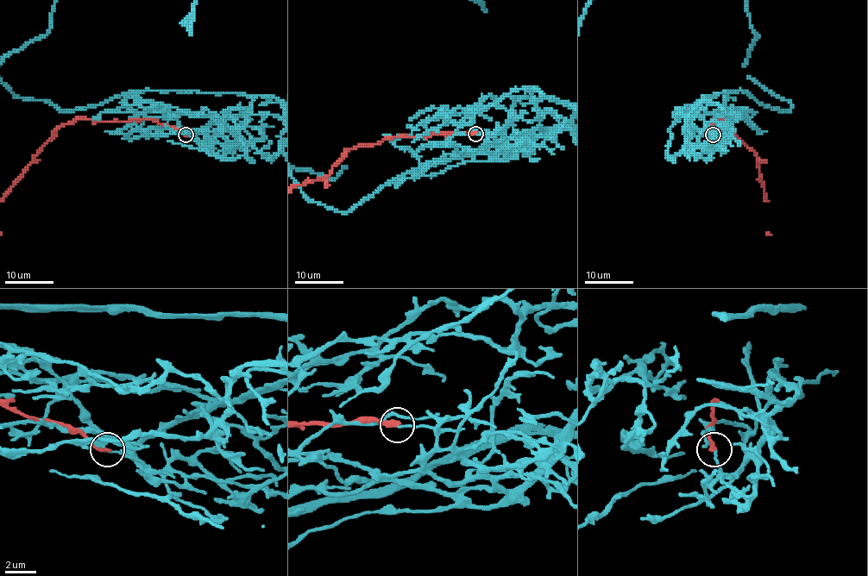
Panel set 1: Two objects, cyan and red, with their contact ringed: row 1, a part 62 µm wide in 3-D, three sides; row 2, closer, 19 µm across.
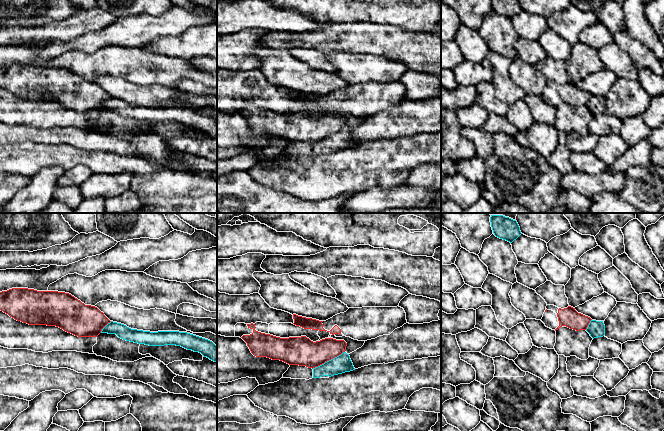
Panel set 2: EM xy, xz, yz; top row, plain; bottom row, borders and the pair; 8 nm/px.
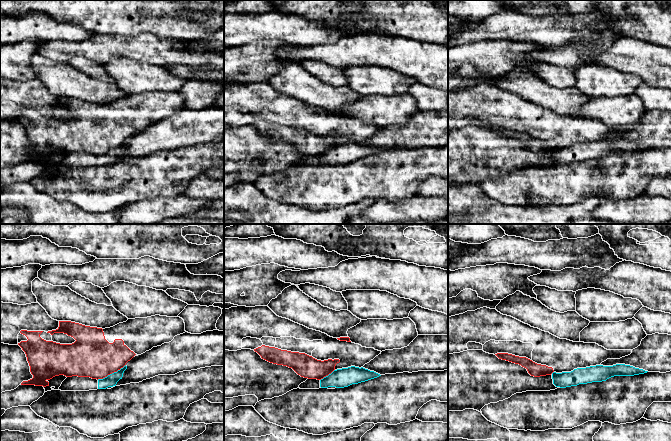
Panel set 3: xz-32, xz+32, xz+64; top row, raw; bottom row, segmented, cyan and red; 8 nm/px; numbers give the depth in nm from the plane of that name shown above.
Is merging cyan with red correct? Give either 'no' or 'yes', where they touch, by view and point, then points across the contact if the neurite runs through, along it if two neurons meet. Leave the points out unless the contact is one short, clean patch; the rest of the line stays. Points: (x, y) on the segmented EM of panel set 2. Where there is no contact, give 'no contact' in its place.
no | xz (329, 360)

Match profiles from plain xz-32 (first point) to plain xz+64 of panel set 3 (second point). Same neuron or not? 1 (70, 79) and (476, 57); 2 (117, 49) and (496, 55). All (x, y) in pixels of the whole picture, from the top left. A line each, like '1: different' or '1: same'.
1: different
2: different

